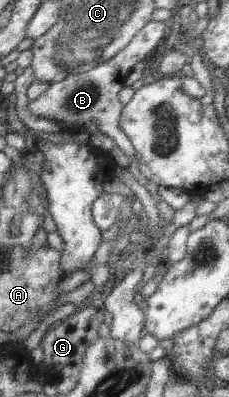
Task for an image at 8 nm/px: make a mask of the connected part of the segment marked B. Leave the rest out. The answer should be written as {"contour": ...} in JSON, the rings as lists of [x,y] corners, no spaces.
{"contour":[[[148,21],[116,55],[90,69],[79,69],[77,72],[68,73],[59,82],[50,82],[44,93],[33,101],[28,101],[26,110],[37,119],[64,123],[67,129],[82,128],[86,121],[95,121],[98,124],[98,132],[108,136],[131,161],[135,152],[118,126],[123,107],[122,103],[118,101],[118,92],[132,66],[136,65],[138,61],[142,61],[143,57],[146,57],[146,53],[150,53],[158,44],[168,43],[171,31],[172,24],[169,22]]]}

